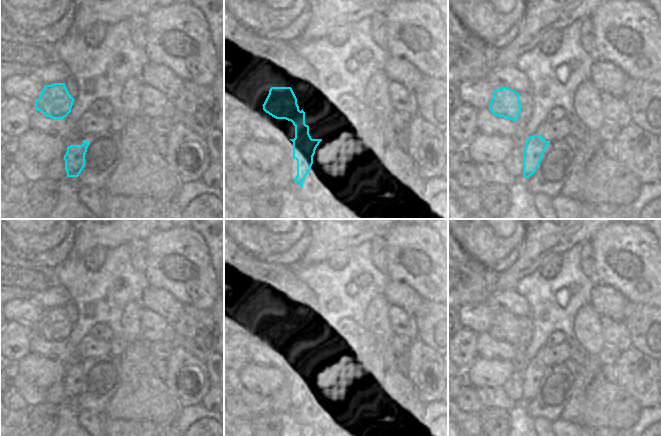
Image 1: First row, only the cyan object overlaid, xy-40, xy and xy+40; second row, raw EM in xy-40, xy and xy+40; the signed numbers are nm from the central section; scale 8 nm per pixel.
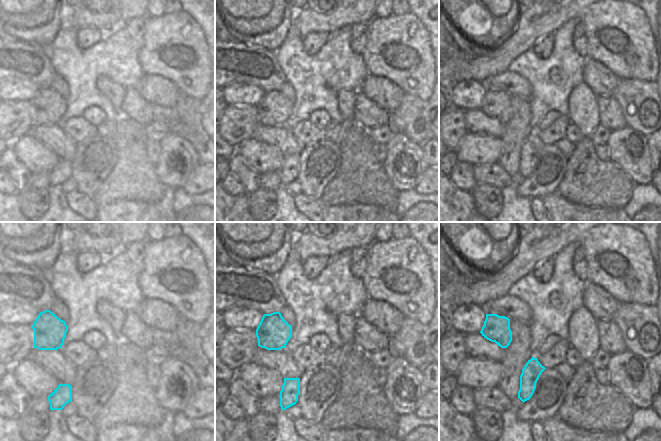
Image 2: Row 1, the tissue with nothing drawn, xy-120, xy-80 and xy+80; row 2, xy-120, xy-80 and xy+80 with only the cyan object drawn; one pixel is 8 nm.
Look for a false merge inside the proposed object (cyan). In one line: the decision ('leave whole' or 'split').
split

